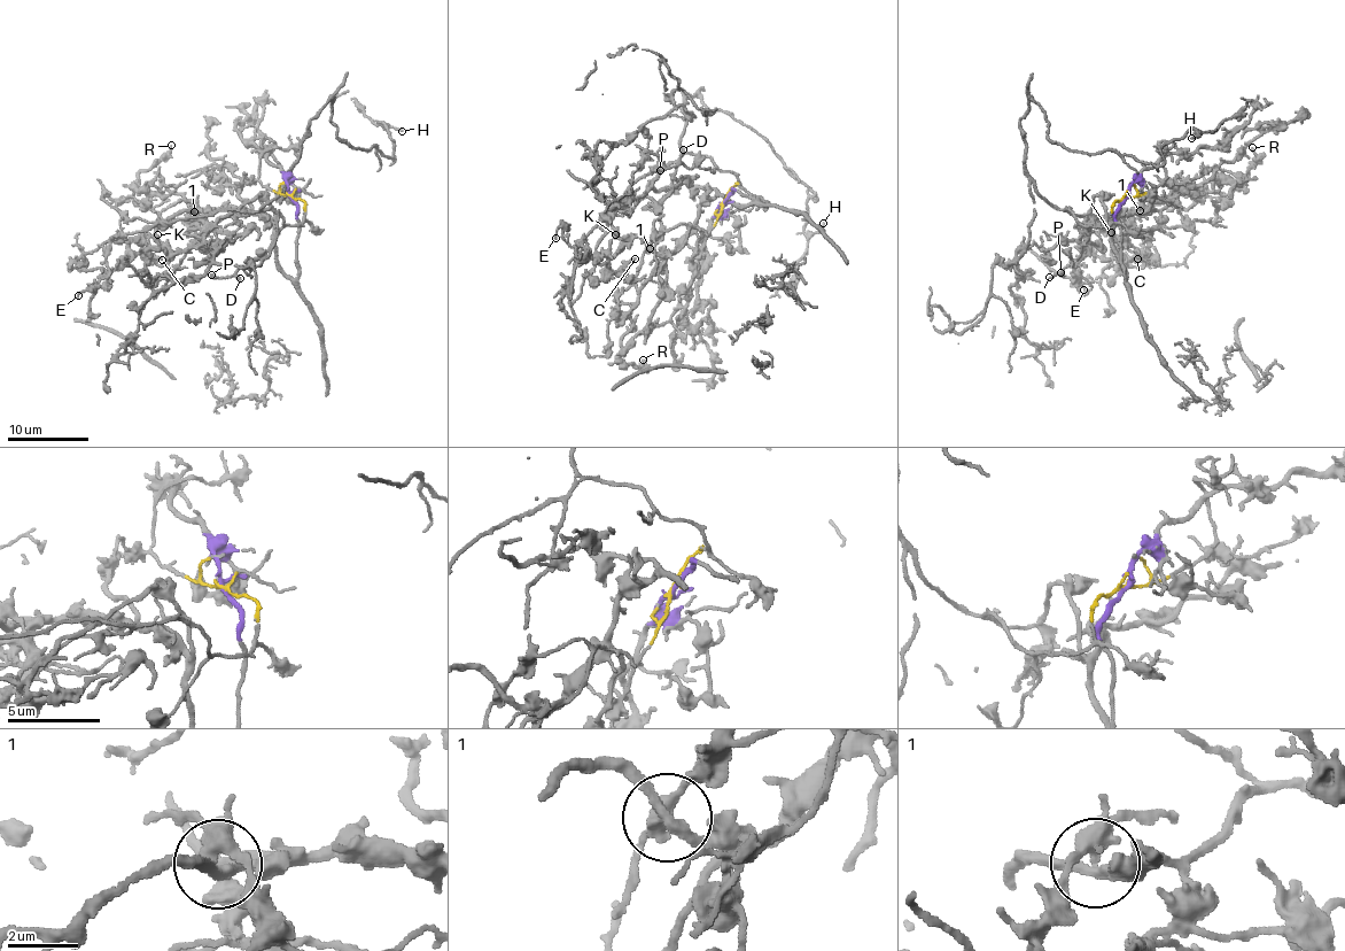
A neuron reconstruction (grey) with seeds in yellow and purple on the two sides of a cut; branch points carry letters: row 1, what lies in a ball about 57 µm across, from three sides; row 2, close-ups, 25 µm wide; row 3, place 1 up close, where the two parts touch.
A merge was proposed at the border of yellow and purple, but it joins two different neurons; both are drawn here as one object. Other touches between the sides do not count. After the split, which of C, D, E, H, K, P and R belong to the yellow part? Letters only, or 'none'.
D, E, H, P

